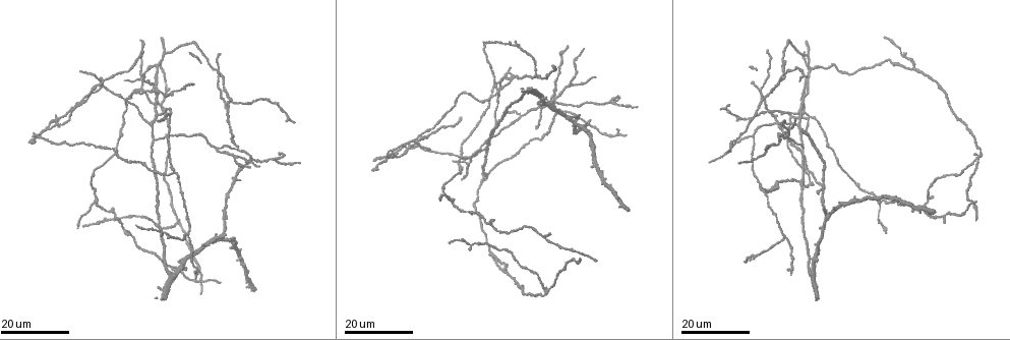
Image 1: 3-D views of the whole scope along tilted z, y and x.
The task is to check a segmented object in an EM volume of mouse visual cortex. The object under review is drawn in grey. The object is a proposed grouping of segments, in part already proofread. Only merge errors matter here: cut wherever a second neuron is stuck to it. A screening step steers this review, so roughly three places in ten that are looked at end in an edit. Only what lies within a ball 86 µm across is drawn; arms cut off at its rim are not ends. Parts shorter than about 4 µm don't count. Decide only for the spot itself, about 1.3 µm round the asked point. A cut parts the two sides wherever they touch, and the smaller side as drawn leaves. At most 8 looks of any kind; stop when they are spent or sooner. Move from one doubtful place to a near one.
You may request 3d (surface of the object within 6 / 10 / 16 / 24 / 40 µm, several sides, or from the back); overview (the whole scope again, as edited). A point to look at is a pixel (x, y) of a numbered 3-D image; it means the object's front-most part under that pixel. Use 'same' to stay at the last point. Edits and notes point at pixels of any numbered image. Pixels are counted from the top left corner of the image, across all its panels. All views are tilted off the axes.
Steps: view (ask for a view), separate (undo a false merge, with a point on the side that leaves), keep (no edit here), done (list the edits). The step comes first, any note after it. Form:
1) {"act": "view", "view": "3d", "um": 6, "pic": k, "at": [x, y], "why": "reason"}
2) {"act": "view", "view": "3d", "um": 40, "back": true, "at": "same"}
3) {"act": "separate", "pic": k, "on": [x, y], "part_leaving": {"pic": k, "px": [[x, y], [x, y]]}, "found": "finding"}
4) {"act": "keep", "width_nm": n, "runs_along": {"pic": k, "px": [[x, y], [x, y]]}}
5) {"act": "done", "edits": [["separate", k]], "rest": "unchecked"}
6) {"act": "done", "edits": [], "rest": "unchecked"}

{"act": "view", "view": "3d", "um": 24, "pic": 1, "at": [570, 85], "why": "three-way junction"}

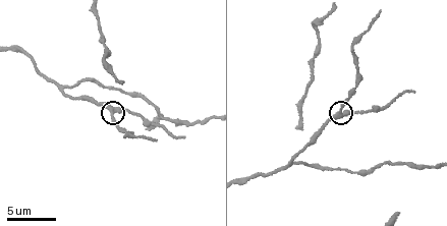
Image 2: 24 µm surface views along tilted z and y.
{"act": "view", "view": "3d", "um": 6, "pic": 2, "at": [340, 113]}

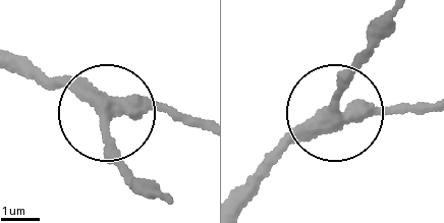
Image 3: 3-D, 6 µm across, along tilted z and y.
{"act": "keep", "width_nm": 340, "found": "continuous, no second neuron"}

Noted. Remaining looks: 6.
{"act": "view", "view": "3d", "um": 10, "pic": 2, "at": [291, 164], "why": "two arms in line, one across"}

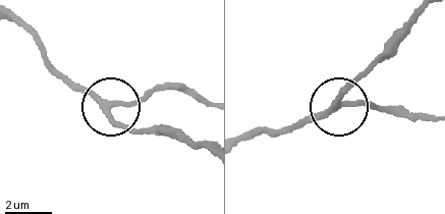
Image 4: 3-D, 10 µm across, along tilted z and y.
{"act": "keep", "side_arm_um": 22, "runs_along": {"pic": 4, "px": [[13, 22], [71, 79], [107, 101], [115, 118], [140, 131]]}, "found": "one neuron here"}

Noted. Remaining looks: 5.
{"act": "view", "view": "3d", "um": 24, "pic": 1, "at": [167, 53], "why": "three arms meet"}

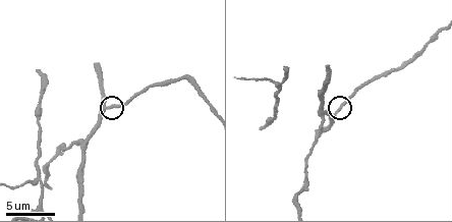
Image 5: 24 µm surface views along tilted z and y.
{"act": "view", "view": "3d", "um": 10, "pic": 5, "at": [334, 111]}

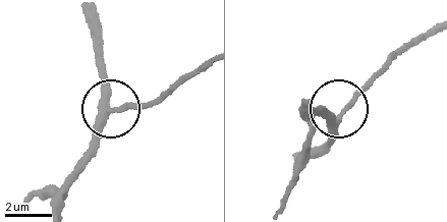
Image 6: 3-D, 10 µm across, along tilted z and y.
{"act": "keep", "arms": 3, "runs_along": {"pic": 6, "px": [[55, 202], [94, 128], [112, 110], [103, 50]]}, "found": "all the same neuron"}

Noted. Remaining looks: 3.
{"act": "view", "view": "3d", "um": 10, "pic": 5, "at": [323, 115], "why": "three arms meet"}

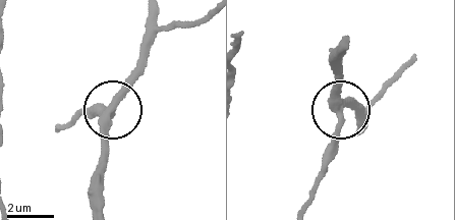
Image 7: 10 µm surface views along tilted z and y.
{"act": "view", "view": "3d", "um": 6, "pic": 7, "at": [110, 111]}

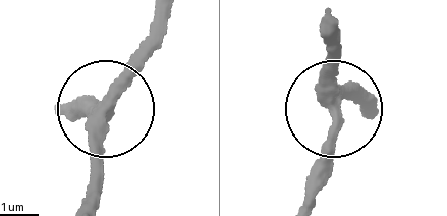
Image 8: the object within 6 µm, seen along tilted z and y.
{"act": "keep", "side_arm_um": 75, "arms": 3, "found": "all the same neuron"}

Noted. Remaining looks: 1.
{"act": "done", "edits": [], "rest": "unchecked"}

